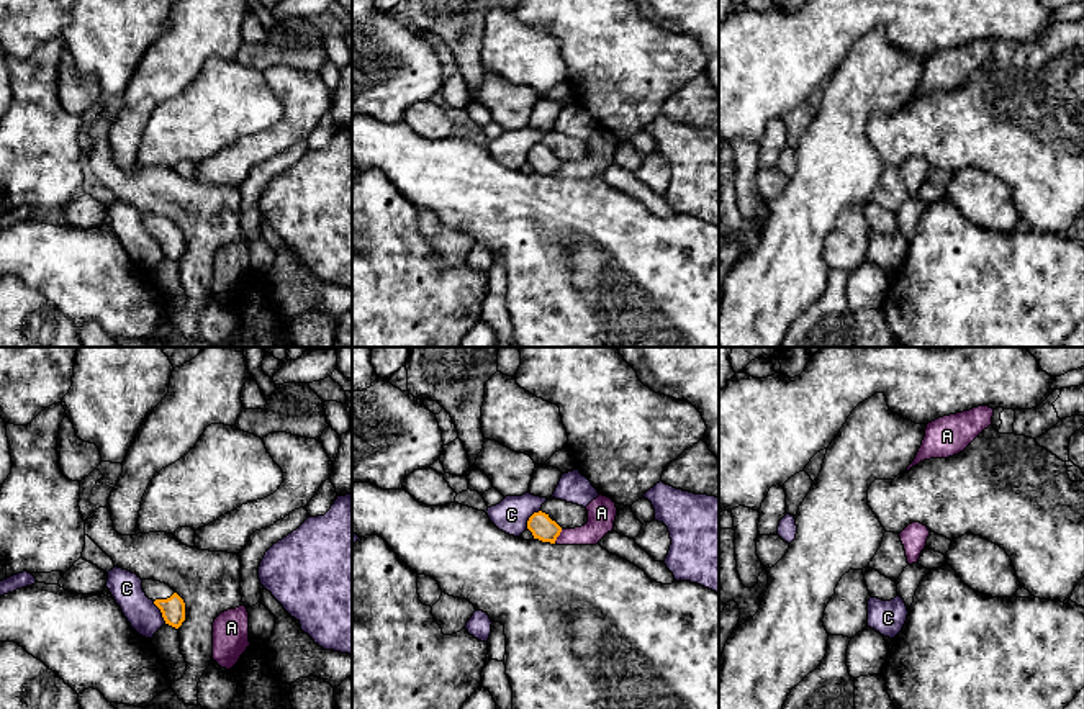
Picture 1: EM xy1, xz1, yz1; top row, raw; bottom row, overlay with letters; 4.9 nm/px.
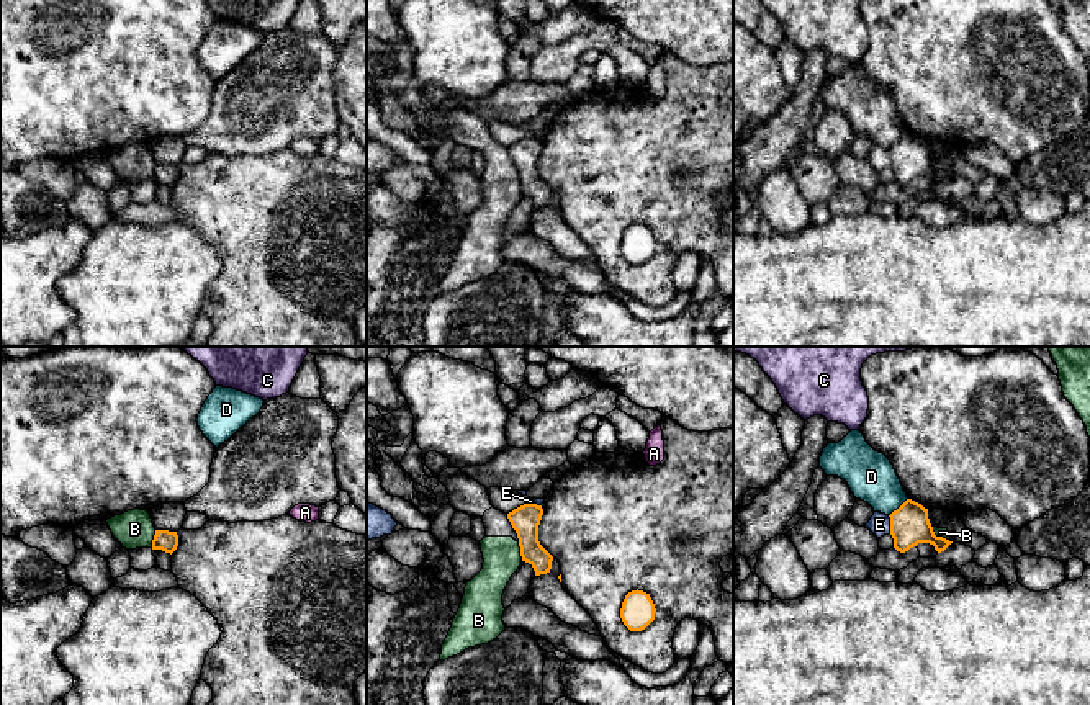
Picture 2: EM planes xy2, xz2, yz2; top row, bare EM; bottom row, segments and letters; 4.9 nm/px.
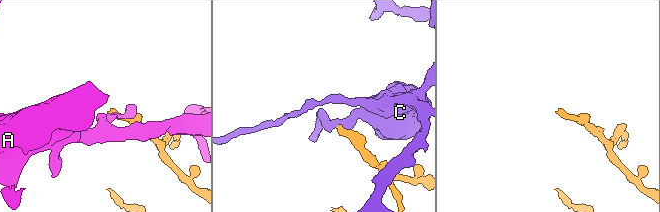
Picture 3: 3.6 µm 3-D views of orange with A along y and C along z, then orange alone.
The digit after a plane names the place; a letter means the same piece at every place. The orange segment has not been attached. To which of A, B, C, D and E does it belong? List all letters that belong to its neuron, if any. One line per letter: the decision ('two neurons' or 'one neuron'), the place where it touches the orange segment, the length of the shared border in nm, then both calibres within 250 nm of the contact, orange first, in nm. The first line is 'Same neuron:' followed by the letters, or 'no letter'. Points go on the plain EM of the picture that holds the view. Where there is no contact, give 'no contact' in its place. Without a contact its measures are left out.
Same neuron: no letter
A: two neurons; meets orange in xz1 at (559, 167); contact 80 nm long; 120 nm thick on the orange side, 140 nm on the other
B: two neurons; meets orange in xz2 at (521, 185); contact 100 nm long; 140 nm thick on the orange side, 180 nm on the other
C: two neurons; meets orange in xy1 at (161, 244); contact 130 nm long; 120 nm thick on the orange side, 160 nm on the other
D: two neurons; meets orange in yz2 at (899, 141); contact 130 nm long; 190 nm thick on the orange side, 240 nm on the other
E: two neurons; meets orange in yz2 at (891, 157); contact 90 nm long; 190 nm thick on the orange side, 110 nm on the other

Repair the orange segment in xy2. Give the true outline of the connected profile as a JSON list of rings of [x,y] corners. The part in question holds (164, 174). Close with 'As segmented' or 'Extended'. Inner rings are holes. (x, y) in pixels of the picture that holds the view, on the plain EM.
[[[155,164],[154,173],[152,173],[152,183],[162,183],[172,188],[177,183],[177,180],[178,180],[177,165]]]. As segmented

